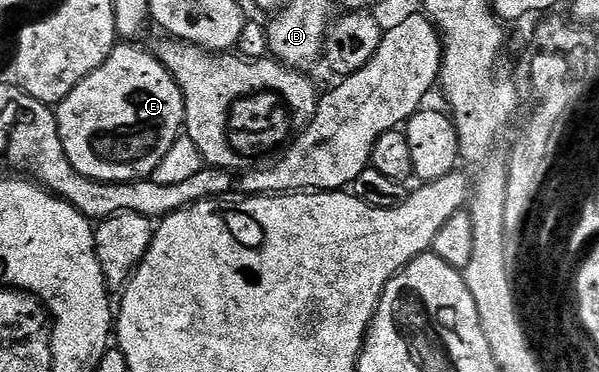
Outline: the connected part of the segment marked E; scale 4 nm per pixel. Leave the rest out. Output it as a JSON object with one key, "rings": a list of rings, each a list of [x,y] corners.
{"rings":[[[137,43],[117,44],[111,51],[111,55],[107,55],[105,62],[95,71],[91,71],[91,75],[87,75],[87,79],[79,82],[67,95],[67,99],[63,99],[61,104],[56,106],[55,112],[57,137],[63,143],[63,151],[67,155],[67,159],[71,159],[71,167],[75,167],[75,171],[96,181],[140,181],[152,178],[155,167],[159,167],[159,163],[163,163],[163,155],[167,155],[167,151],[171,151],[171,143],[175,143],[177,138],[182,136],[185,127],[185,104],[179,83],[175,83],[171,71],[167,71],[167,67],[163,67],[161,60],[152,51],[148,48],[140,49]]]}

